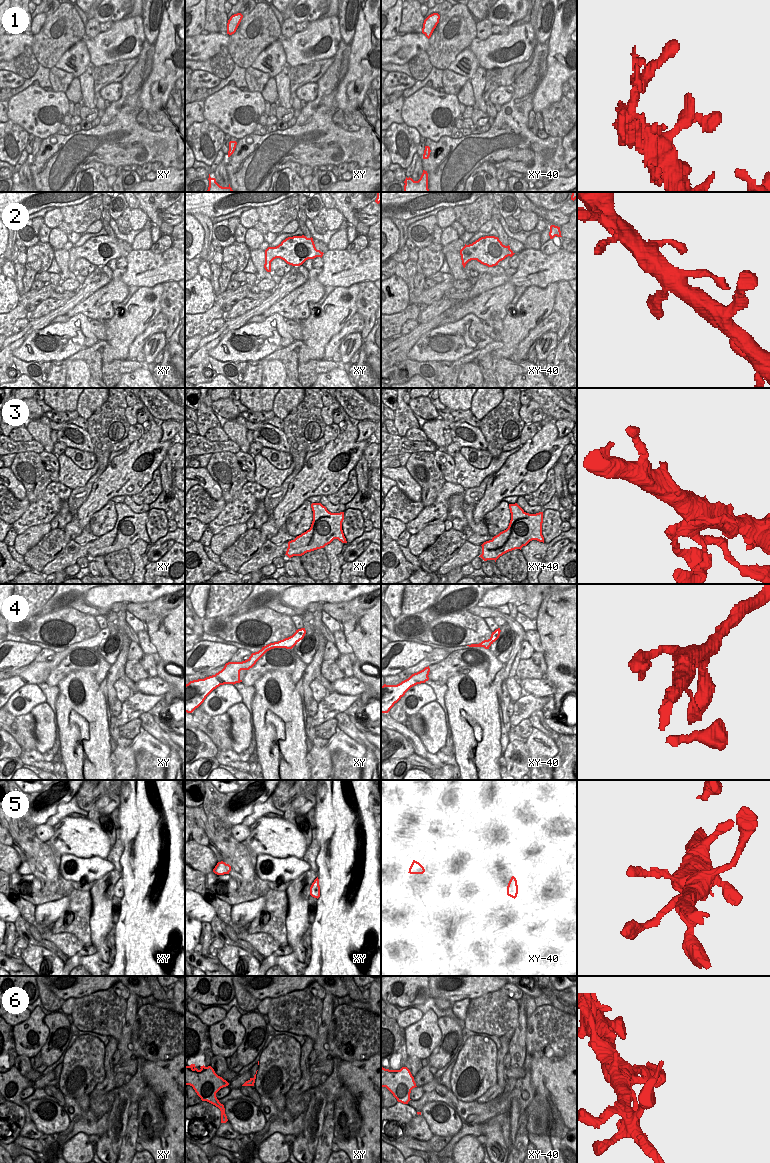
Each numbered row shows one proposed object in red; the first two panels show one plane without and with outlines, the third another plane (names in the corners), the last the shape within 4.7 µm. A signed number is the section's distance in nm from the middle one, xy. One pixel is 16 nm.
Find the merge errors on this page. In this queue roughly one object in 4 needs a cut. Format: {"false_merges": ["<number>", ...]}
{"false_merges": ["3"]}

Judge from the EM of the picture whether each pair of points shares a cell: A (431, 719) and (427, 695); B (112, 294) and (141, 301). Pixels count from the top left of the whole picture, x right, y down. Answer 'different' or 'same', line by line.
A: different
B: different

